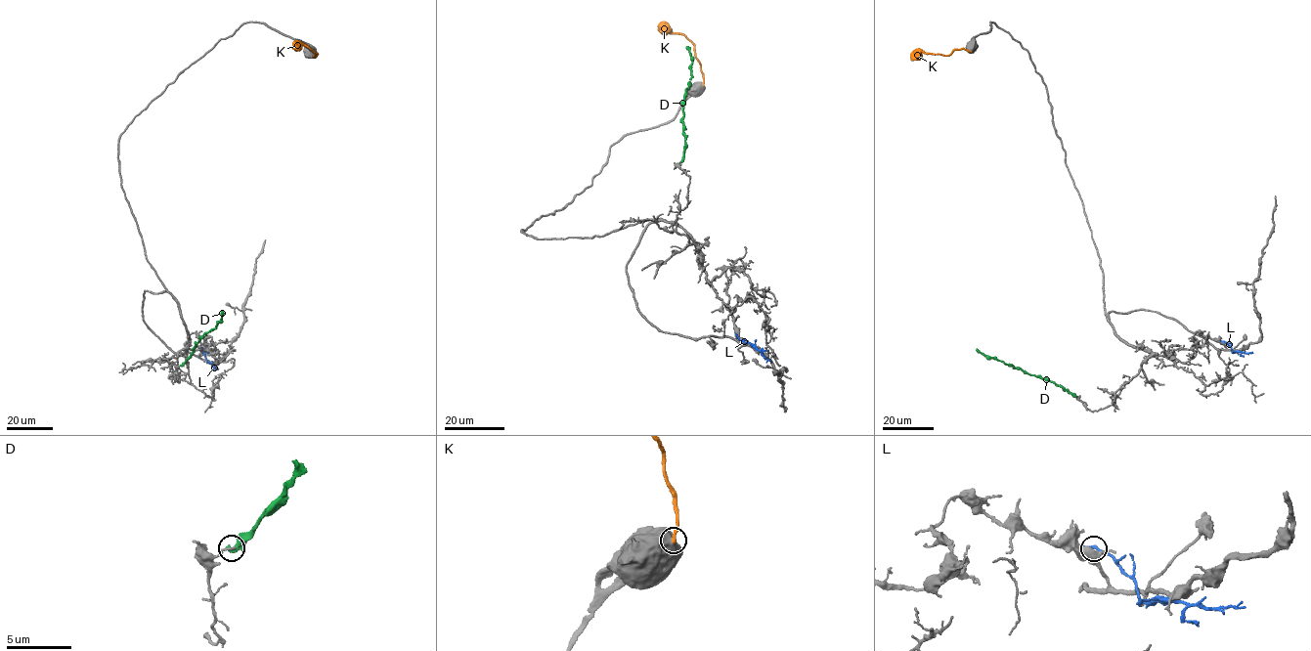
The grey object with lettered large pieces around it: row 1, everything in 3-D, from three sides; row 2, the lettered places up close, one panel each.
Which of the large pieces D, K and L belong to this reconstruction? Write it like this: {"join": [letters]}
{"join": []}

